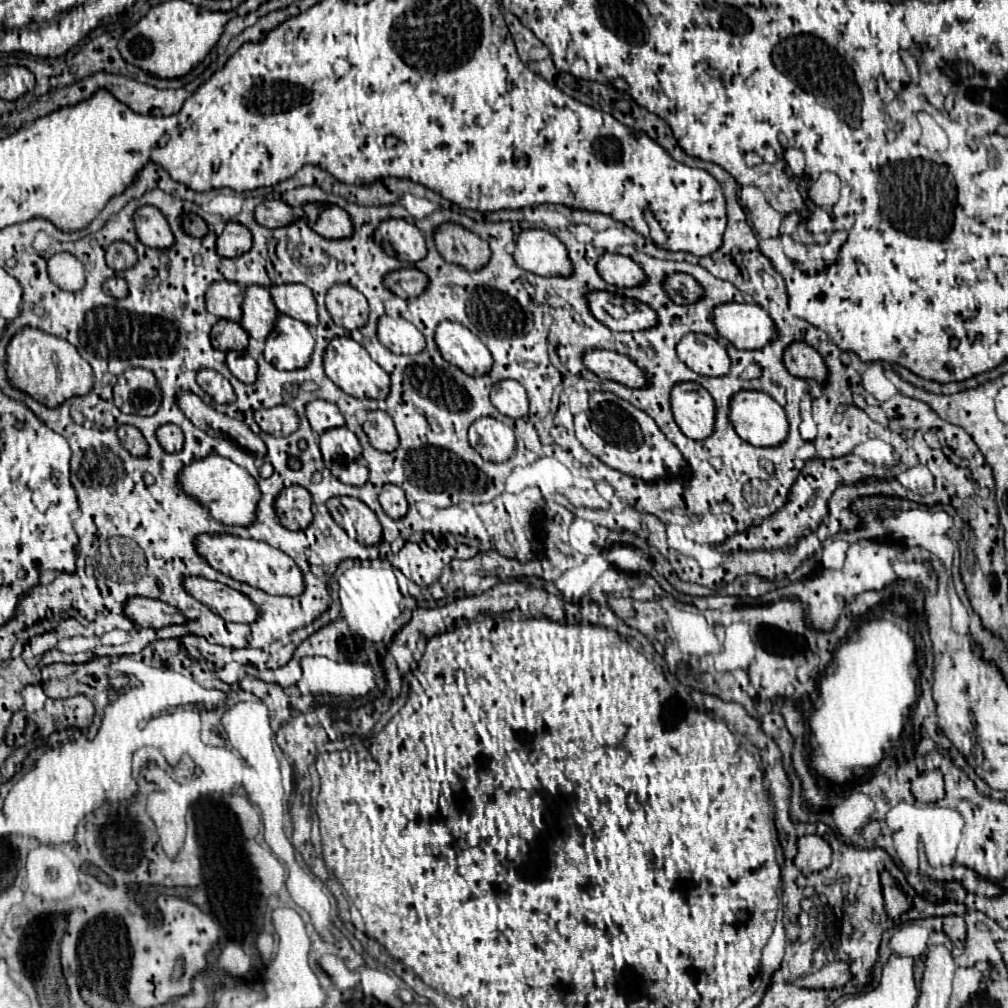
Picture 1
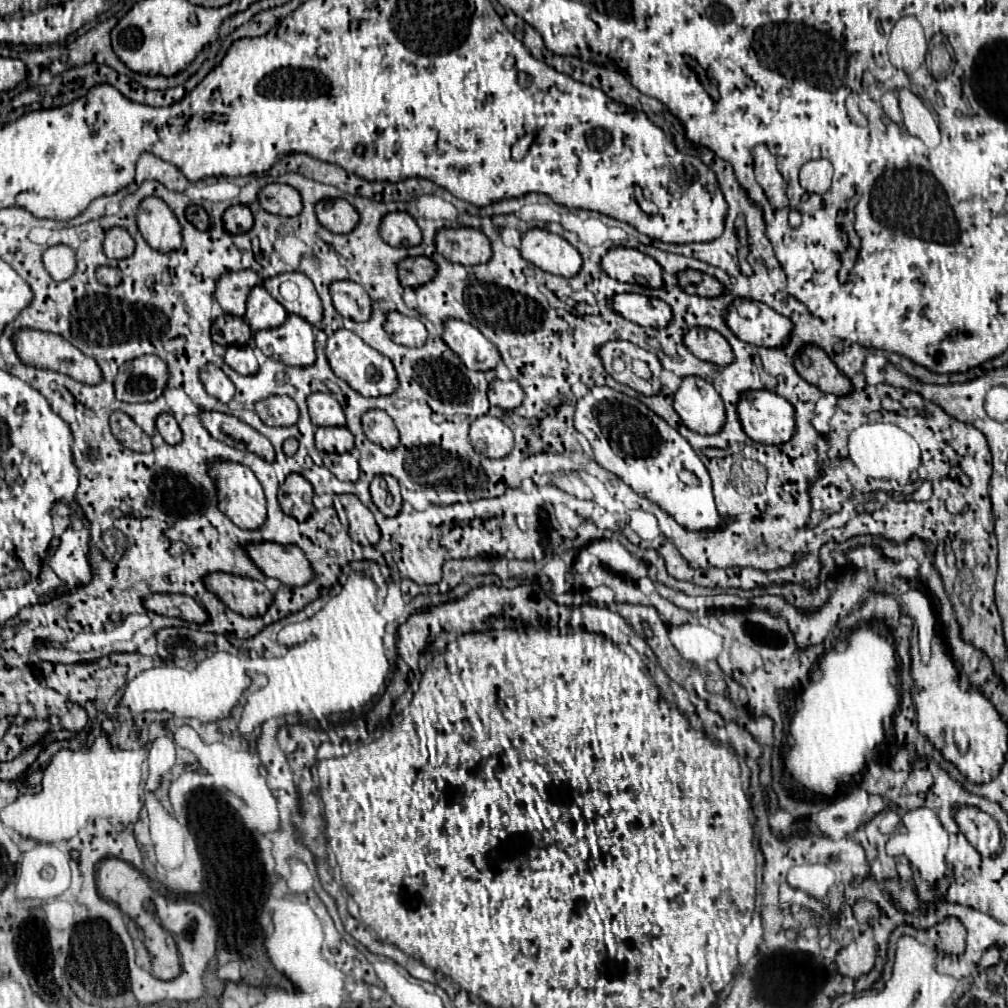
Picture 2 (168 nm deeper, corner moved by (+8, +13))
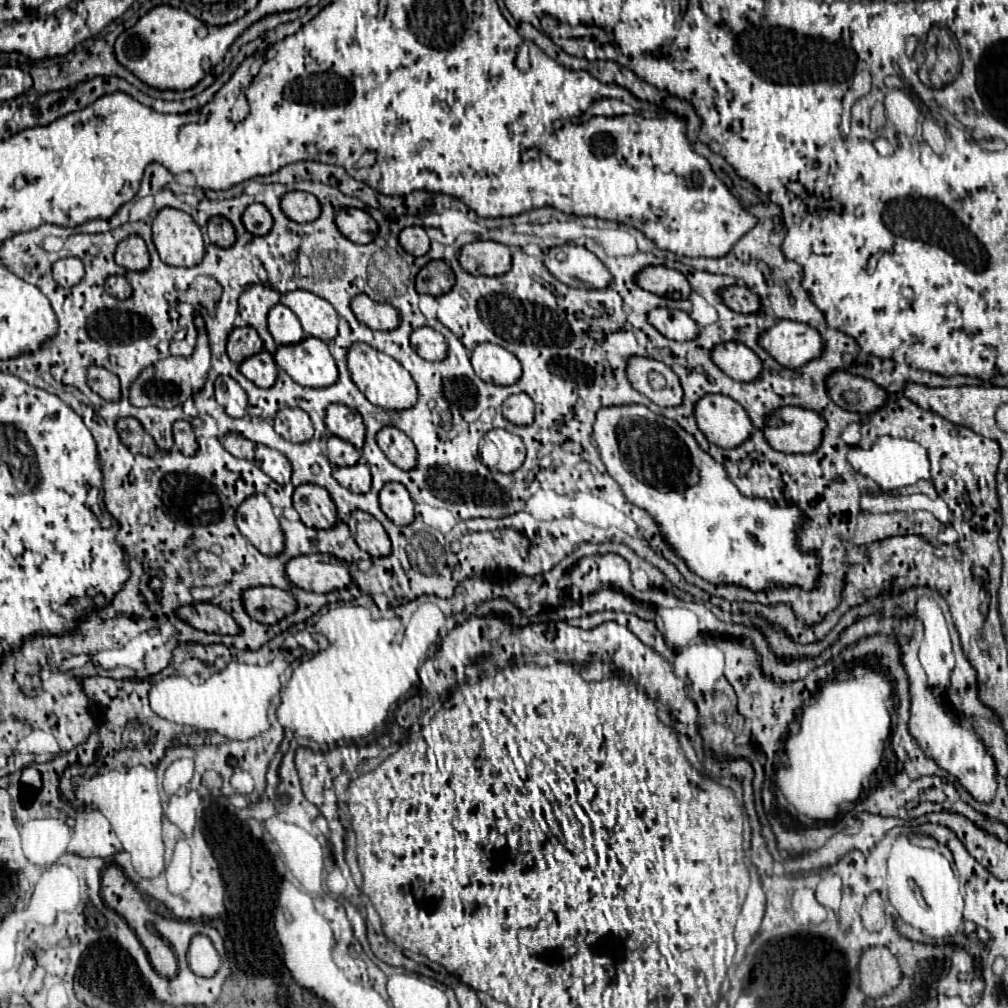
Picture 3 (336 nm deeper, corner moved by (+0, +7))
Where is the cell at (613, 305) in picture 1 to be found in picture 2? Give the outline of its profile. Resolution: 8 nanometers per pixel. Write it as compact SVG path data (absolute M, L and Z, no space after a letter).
M637 293L613 295L613 311L643 327L667 327L671 321L671 307L655 297Z

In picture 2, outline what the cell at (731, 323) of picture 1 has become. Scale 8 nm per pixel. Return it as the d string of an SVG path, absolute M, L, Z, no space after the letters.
M745 299L745 315L737 313L735 303L731 303L723 319L735 337L759 347L779 347L789 339L791 331L791 321L787 317L751 299Z

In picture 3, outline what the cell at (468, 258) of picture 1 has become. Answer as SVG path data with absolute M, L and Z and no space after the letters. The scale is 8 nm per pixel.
M475 241L463 247L459 263L471 275L497 277L511 269L511 251L507 245L495 241Z

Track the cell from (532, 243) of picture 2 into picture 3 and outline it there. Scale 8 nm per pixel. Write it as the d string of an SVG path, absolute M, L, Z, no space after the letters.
M561 245L547 251L545 267L555 279L575 289L605 289L611 285L611 271L587 247Z

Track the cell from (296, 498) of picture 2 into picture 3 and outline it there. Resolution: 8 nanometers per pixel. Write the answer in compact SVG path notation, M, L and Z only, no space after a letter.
M301 485L293 493L293 507L299 511L301 521L313 529L331 529L337 521L337 509L327 493L319 485Z

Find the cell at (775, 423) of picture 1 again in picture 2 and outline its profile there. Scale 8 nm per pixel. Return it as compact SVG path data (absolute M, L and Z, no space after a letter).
M769 389L747 391L737 403L743 431L765 445L779 445L791 439L795 431L793 413L793 405Z

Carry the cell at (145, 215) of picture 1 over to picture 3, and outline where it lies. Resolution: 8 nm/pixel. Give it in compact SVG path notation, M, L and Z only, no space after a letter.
M165 207L153 221L153 243L163 263L173 267L193 267L203 261L205 241L191 215Z

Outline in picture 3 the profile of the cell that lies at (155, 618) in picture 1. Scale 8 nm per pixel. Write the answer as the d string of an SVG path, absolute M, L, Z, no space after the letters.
M195 603L185 605L177 611L179 619L187 621L195 629L201 629L205 633L219 633L219 635L237 635L241 629L235 623L235 619L223 611L221 607L213 603Z

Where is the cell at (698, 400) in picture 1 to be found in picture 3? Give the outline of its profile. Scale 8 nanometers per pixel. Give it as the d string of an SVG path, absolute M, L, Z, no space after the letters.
M705 395L699 399L695 417L703 435L723 449L743 445L753 433L753 423L745 409L725 395Z

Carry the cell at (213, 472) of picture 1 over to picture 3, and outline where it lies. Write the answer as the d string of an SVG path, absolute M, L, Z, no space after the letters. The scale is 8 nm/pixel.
M265 495L247 497L237 515L237 527L243 537L249 539L263 555L275 557L285 549L285 537L279 527L279 519L273 513L273 507Z

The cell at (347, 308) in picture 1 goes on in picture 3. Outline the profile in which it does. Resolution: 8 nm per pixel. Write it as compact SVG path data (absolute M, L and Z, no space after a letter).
M357 295L351 301L351 307L357 319L371 329L391 331L399 325L399 313L389 303L377 303L377 301L371 301L367 295Z

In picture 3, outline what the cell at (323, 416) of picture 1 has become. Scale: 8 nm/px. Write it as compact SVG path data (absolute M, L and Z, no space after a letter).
M331 405L327 407L327 429L335 435L341 437L345 441L349 441L351 445L355 445L357 449L363 447L365 443L365 423L363 417L359 415L359 411L349 409L347 405Z

